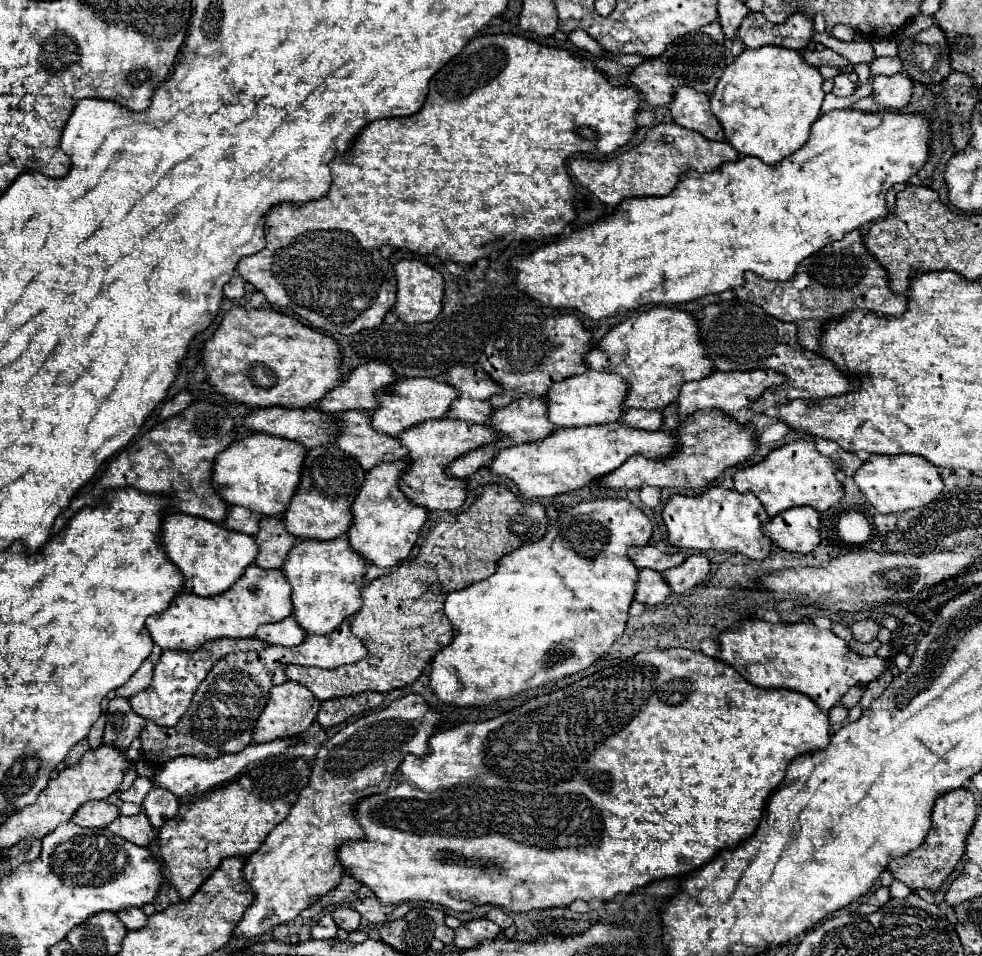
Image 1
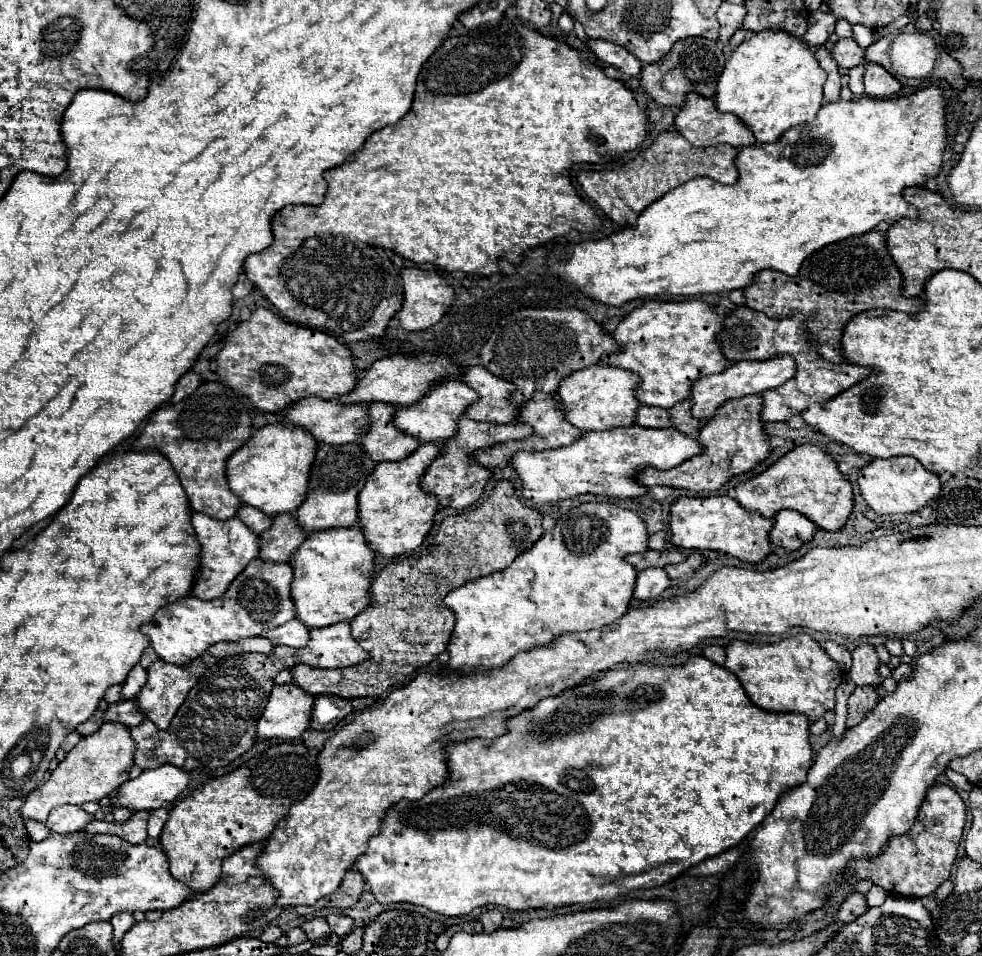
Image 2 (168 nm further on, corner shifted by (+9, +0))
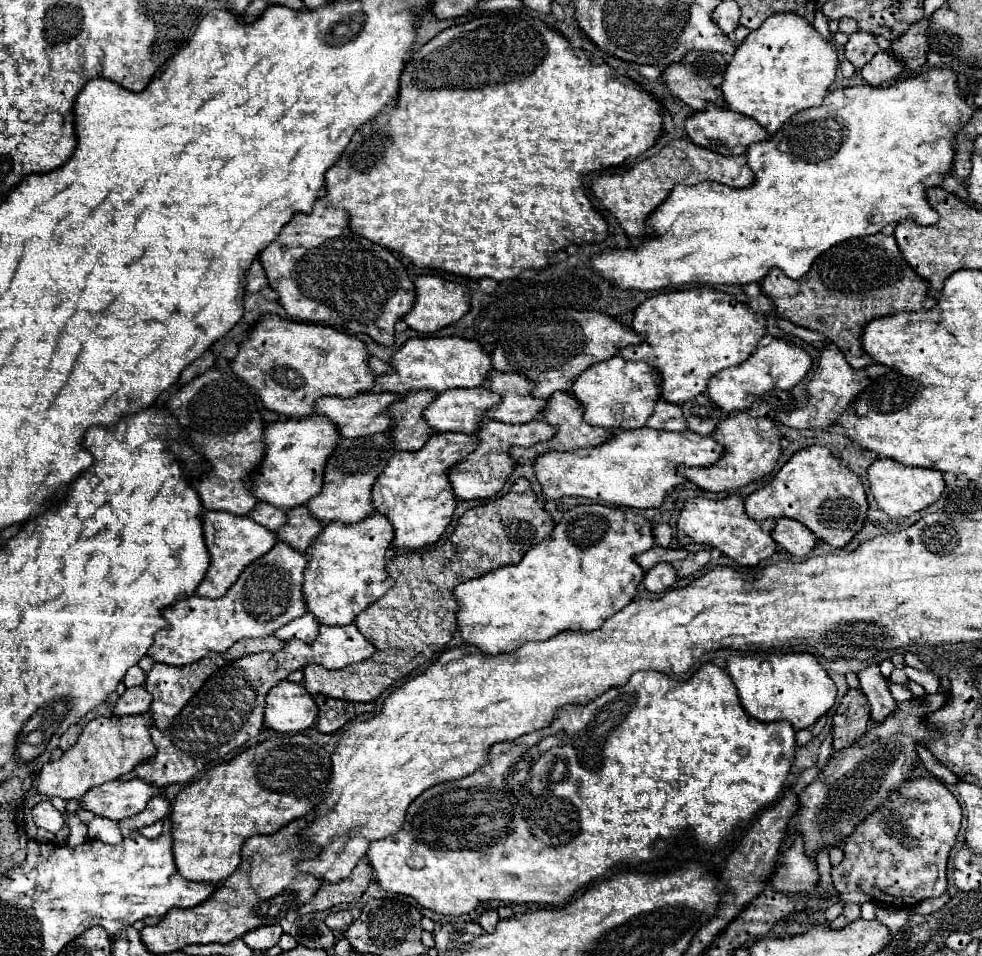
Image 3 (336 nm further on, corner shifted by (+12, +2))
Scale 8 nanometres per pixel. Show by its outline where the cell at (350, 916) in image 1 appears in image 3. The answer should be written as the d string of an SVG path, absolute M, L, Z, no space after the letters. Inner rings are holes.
M349 910L331 912L331 914L325 918L325 924L327 924L331 930L345 930L345 928L349 928L351 922L353 922L353 918L351 918L351 912L349 912Z

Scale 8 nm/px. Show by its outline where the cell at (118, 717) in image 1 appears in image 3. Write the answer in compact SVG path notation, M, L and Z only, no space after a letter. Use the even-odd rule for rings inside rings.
M127 688L123 696L119 696L119 700L115 702L113 714L115 716L137 716L137 714L145 714L149 712L151 706L151 694L143 688Z

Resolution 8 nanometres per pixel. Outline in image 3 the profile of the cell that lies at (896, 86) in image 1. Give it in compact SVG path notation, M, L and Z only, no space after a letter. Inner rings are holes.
M879 52L873 56L871 62L867 62L861 68L861 76L867 80L871 86L885 86L891 84L903 70L903 64L893 60L889 52Z

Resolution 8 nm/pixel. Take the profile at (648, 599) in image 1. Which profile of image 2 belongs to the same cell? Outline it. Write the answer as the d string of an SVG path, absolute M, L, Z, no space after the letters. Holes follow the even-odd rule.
M646 568L646 570L638 572L634 598L638 598L638 600L654 600L668 586L670 586L670 582L668 582L668 574L664 572L664 568Z

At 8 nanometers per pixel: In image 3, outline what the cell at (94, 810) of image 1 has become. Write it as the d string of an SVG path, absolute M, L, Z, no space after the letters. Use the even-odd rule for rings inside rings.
M39 802L33 810L31 810L33 822L37 824L37 828L45 828L49 832L59 832L65 826L65 816L49 802Z

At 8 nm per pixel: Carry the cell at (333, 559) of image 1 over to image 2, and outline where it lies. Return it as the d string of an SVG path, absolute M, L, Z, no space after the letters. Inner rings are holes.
M332 528L312 532L290 560L294 568L292 600L298 618L310 628L324 628L336 622L350 622L372 604L370 584L374 578L376 554L368 548L362 528Z

